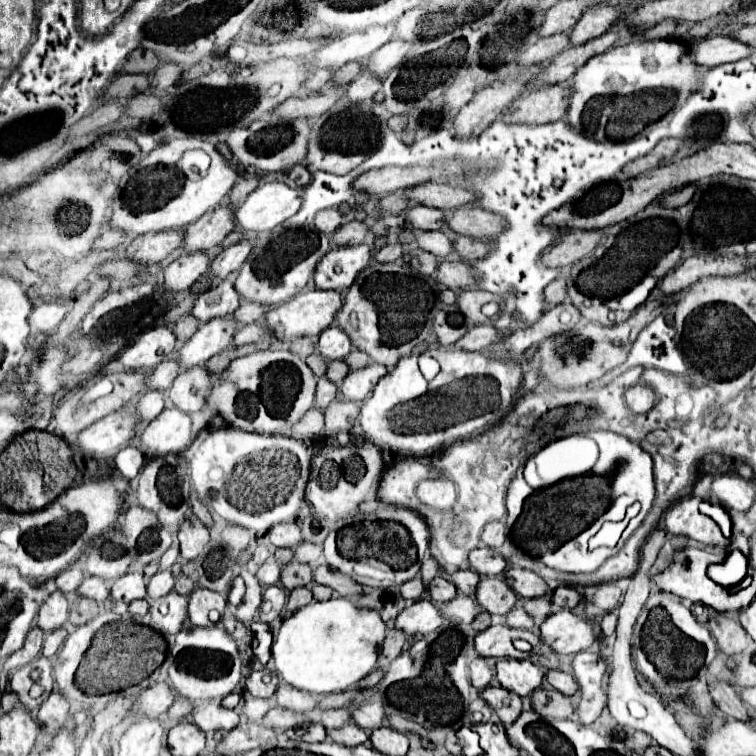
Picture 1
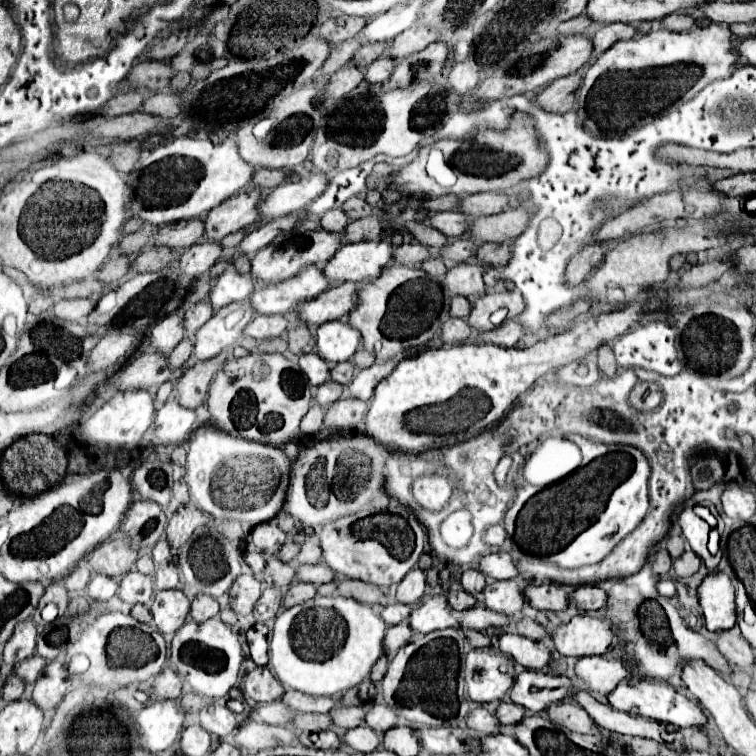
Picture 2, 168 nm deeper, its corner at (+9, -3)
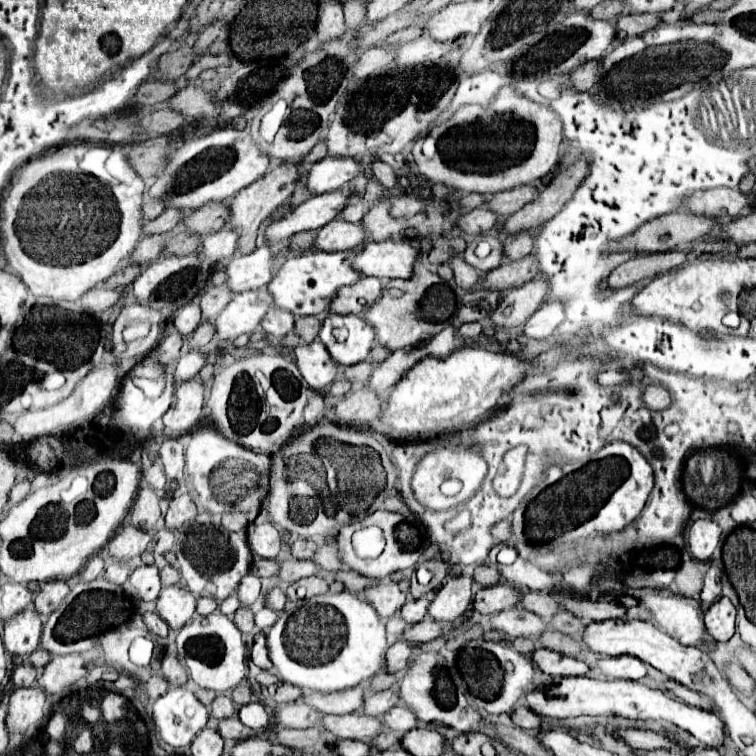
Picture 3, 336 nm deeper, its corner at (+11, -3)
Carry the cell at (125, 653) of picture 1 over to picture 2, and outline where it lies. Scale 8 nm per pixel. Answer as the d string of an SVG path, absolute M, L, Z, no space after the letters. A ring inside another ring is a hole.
M122 627L110 633L106 655L114 667L142 667L158 657L158 647L148 633L136 627Z

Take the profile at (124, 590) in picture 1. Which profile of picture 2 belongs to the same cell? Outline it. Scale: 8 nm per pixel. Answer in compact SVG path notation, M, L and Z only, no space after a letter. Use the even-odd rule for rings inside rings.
M130 571L122 577L118 587L118 597L124 603L148 603L152 597L152 579L150 575L142 575L138 571Z

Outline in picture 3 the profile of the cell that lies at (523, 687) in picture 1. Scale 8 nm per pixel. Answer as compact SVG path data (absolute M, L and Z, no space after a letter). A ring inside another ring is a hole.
M562 677L558 683L548 683L528 693L530 707L542 715L552 719L580 717L580 715L618 715L626 719L664 719L674 723L676 727L688 731L698 741L708 747L720 747L724 741L724 723L714 711L702 711L698 707L680 703L668 697L660 689L650 689L638 681L602 681L590 677ZM722 735L722 737L714 737Z

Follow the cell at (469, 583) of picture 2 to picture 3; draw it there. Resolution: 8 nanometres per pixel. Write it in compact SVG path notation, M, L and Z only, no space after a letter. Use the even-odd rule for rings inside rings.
M480 565L474 573L474 581L480 583L482 587L490 587L500 581L500 573L498 569L492 569L492 565Z

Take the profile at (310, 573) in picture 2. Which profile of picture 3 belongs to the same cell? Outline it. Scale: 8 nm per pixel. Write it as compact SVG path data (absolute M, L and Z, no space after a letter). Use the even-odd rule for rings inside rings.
M339 571L336 573L335 579L342 581L344 587L352 593L362 593L364 589L368 589L372 585L370 577L364 577L362 573L356 573L356 571Z

